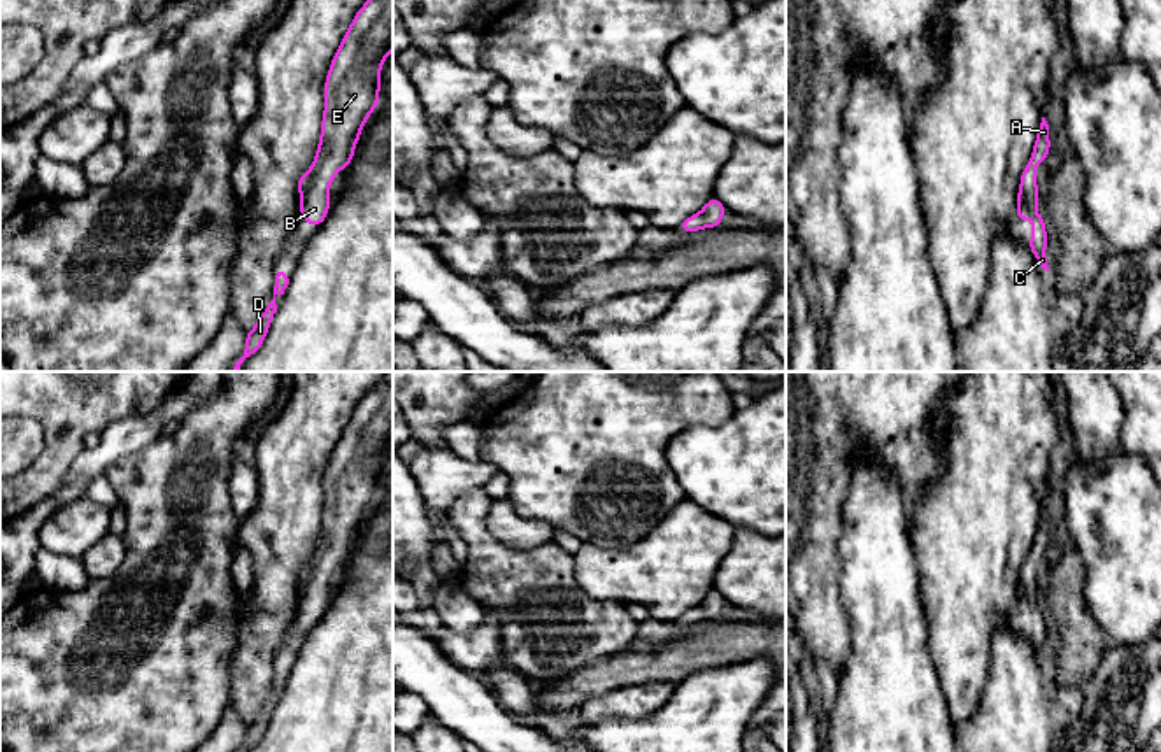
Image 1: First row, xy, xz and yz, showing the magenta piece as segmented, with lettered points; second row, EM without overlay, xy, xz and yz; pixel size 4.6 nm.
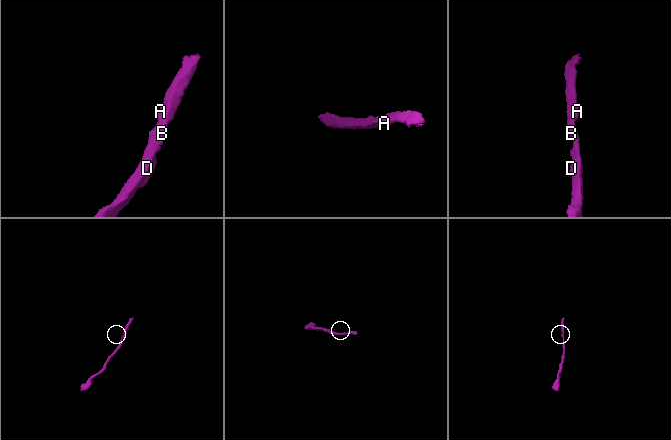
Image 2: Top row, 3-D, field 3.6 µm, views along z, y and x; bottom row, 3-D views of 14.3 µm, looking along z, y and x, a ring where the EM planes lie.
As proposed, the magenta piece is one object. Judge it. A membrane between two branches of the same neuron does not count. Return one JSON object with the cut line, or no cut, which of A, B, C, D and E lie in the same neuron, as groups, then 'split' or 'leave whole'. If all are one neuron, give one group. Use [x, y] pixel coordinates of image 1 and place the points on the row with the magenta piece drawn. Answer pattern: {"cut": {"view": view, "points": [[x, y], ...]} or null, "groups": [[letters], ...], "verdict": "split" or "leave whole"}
{"cut": null, "groups": [["A", "B", "C", "D", "E"]], "verdict": "leave whole"}

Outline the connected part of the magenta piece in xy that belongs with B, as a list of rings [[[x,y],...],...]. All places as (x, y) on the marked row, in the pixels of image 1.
[[[367,0],[331,60],[324,84],[324,114],[317,153],[312,167],[298,179],[298,193],[302,195],[300,217],[310,226],[319,226],[326,219],[331,179],[354,158],[360,131],[379,103],[381,67],[391,51],[393,0]]]

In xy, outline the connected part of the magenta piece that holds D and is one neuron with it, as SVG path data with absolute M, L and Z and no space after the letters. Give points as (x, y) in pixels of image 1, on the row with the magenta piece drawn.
M275 268L275 286L274 286L274 300L268 303L268 307L263 310L260 321L256 326L247 333L246 337L246 351L244 354L233 363L230 372L239 372L240 366L246 363L249 356L253 356L263 344L268 326L272 323L272 317L277 312L275 296L284 294L288 284L291 280L291 275L286 275L282 268Z

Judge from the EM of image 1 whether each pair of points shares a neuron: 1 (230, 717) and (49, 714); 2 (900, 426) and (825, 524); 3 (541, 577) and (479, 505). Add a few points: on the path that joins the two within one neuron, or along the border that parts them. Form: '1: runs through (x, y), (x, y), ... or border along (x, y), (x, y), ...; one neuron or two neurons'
1: border along (228, 703), (221, 723), (213, 733); two neurons
2: runs through (858, 414), (844, 414), (825, 433), (825, 482); one neuron
3: runs through (518, 575), (477, 535), (477, 528); one neuron

